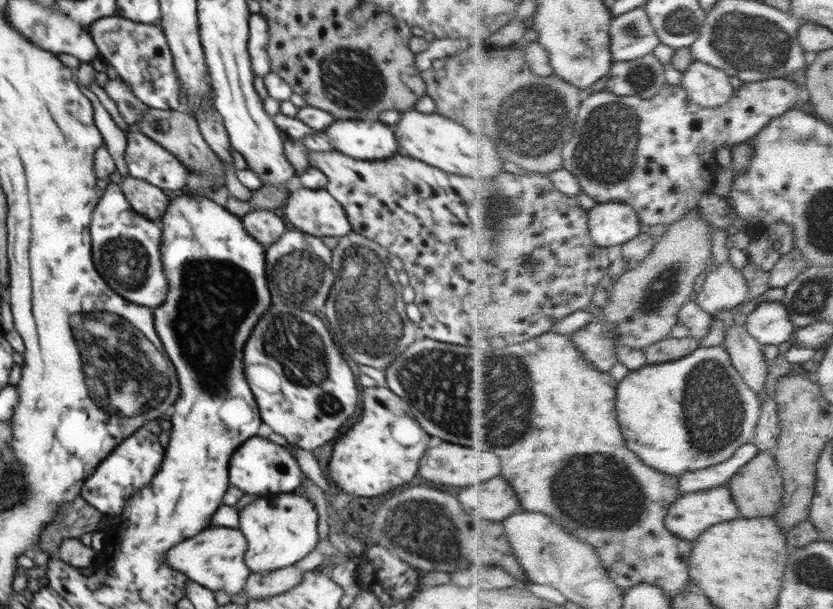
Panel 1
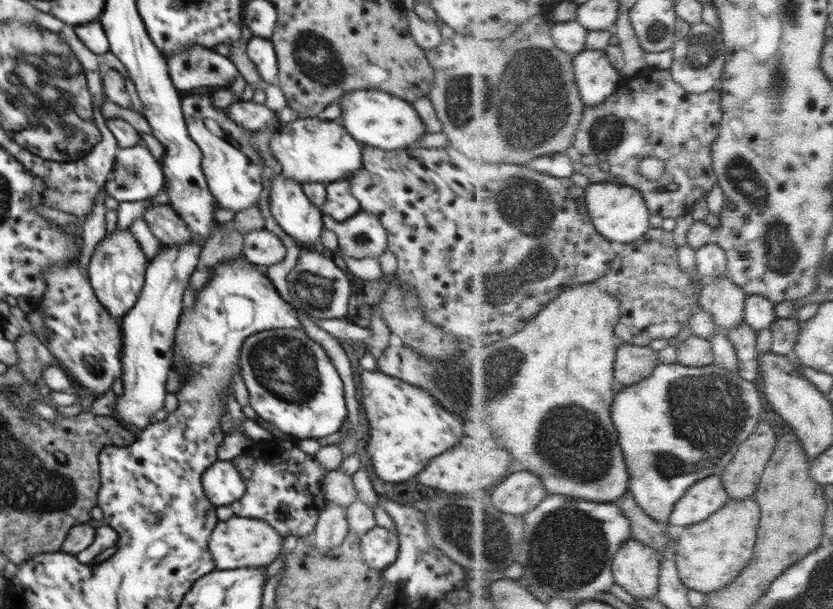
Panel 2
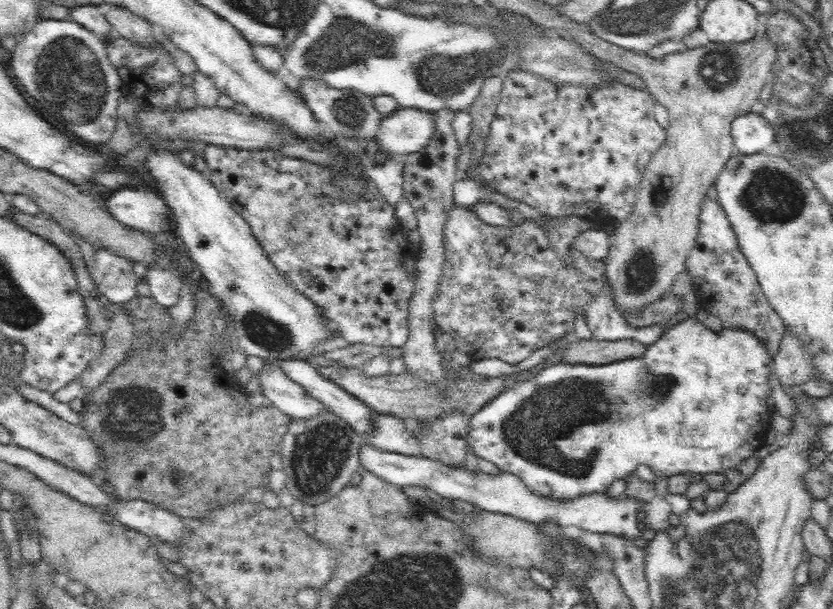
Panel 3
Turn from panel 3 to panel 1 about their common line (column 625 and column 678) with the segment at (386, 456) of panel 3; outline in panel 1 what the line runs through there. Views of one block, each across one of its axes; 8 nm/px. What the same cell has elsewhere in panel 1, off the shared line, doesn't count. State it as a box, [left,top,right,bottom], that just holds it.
[667,484,742,542]

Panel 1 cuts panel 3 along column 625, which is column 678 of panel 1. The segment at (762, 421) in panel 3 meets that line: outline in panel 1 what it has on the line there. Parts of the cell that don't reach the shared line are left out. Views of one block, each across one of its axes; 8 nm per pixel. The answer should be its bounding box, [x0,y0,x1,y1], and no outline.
[619,344,763,476]

